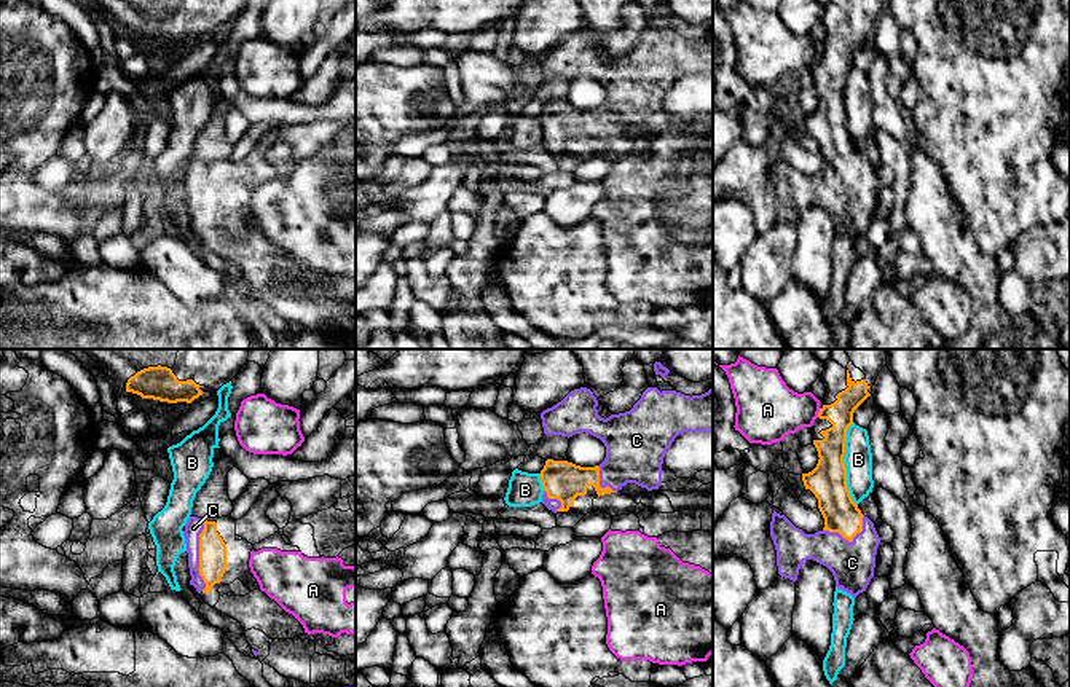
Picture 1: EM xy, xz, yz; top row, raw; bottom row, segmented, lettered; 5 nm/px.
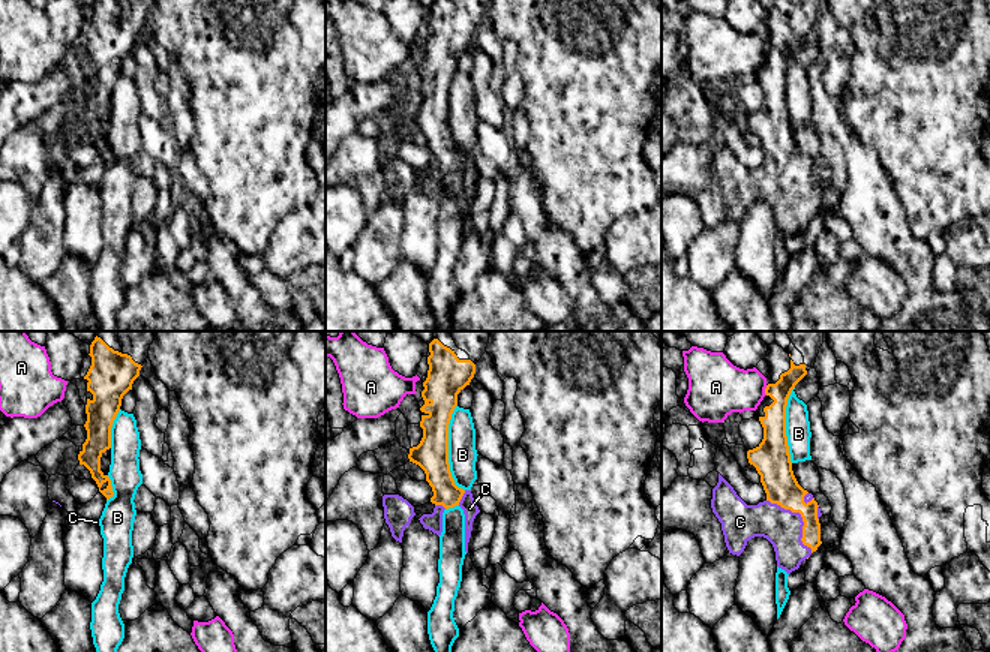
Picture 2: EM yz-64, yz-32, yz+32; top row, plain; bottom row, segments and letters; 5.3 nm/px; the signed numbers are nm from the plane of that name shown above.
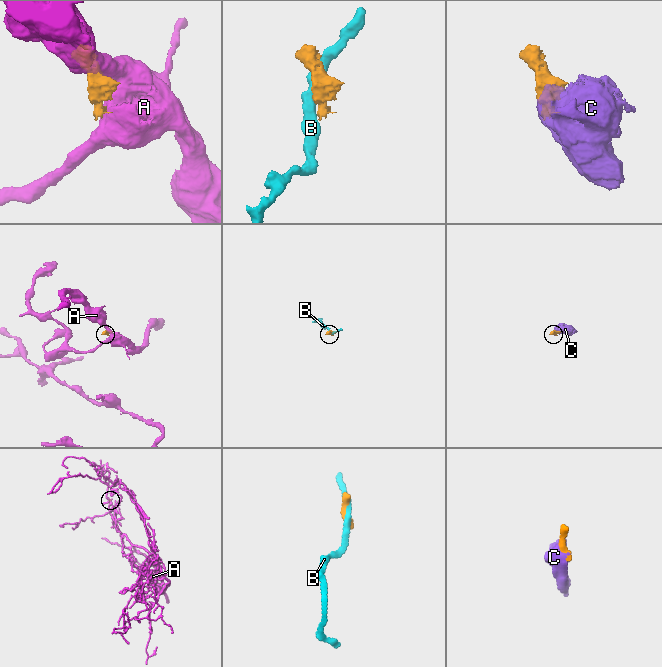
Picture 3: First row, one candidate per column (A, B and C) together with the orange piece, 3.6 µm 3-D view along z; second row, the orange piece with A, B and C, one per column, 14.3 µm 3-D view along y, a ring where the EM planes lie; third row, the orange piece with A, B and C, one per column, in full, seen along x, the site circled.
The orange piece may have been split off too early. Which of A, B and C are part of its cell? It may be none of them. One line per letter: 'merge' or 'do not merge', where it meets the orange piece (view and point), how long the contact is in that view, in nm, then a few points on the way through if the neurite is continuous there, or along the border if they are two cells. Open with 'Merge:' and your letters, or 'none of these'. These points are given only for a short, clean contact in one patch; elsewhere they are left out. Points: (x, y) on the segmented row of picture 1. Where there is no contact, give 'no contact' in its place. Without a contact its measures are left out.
Merge: C
A: do not merge; contact yz (818, 413); length 50 nm; border yz (820, 408), (817, 416)
B: do not merge; contact yz (844, 464); length 420 nm
C: merge; contact xy (200, 555); length 360 nm

